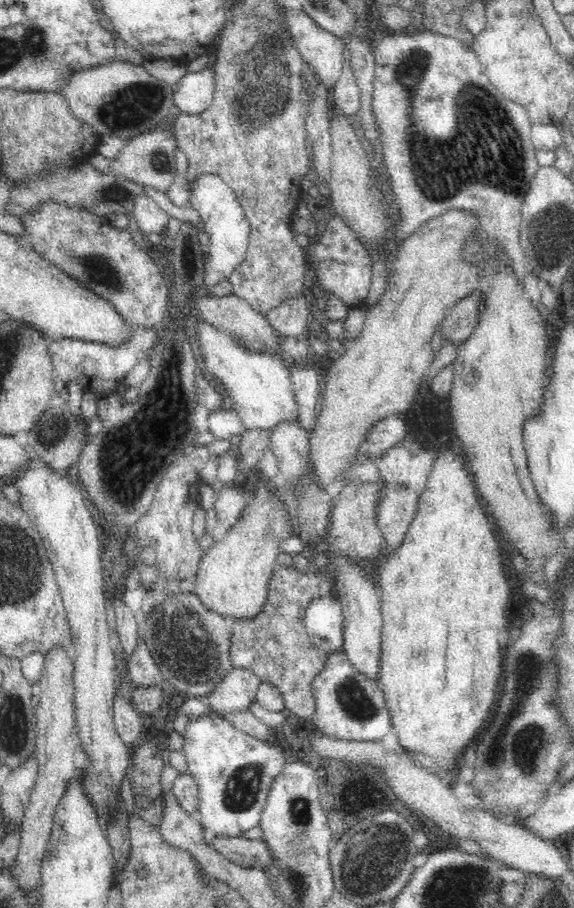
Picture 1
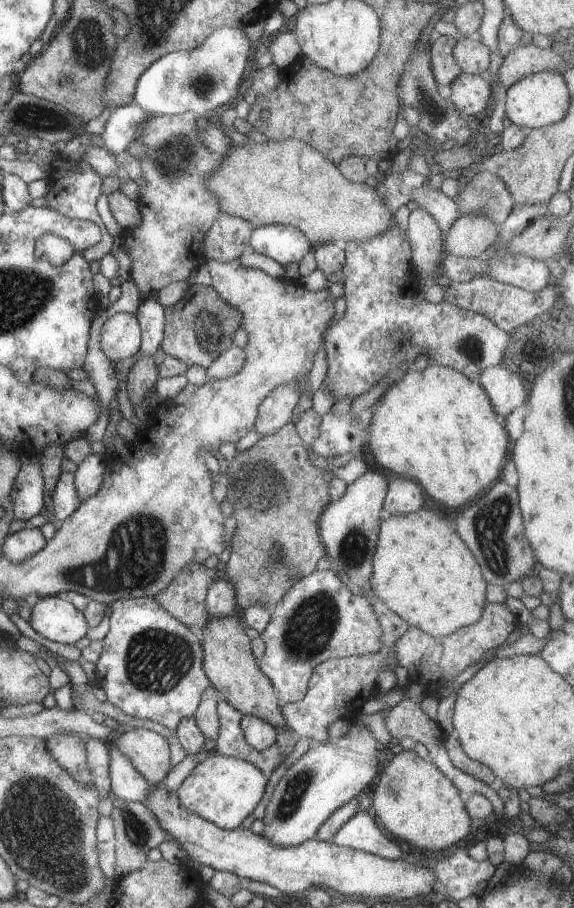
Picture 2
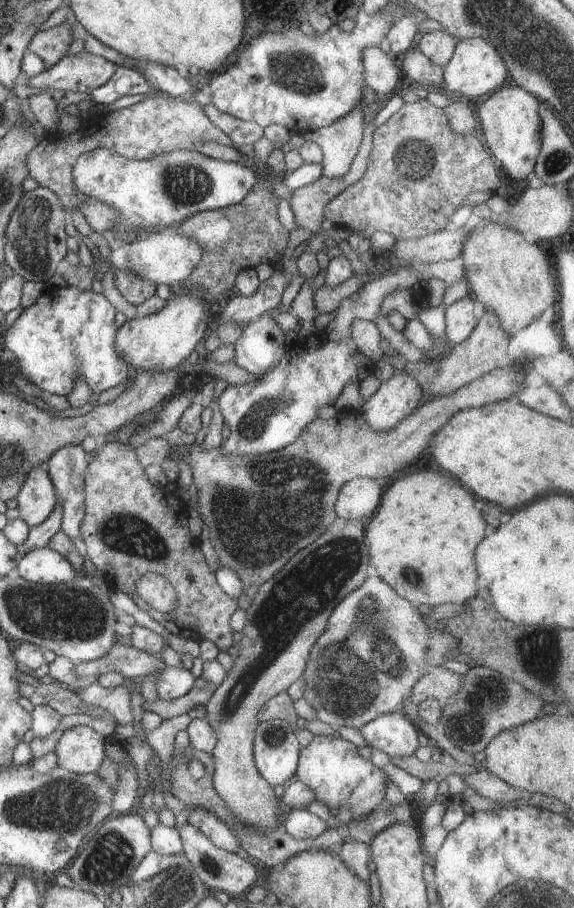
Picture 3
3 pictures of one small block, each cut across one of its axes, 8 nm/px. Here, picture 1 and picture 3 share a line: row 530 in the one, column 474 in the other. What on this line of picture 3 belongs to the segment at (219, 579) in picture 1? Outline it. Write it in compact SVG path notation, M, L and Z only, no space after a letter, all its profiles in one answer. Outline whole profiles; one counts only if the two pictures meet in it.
M487 221L483 225L476 224L471 231L466 230L462 260L469 289L474 292L477 302L480 302L486 310L493 310L500 317L503 329L511 336L526 328L532 320L540 318L556 300L556 284L552 277L552 268L548 271L546 254L536 243L526 241L522 233L498 221Z

